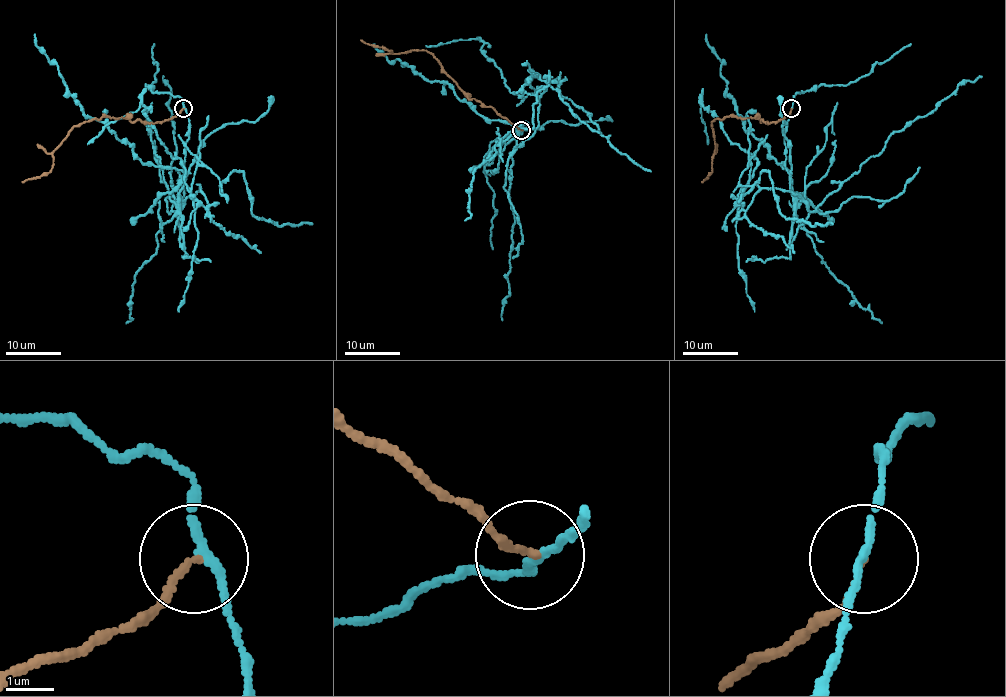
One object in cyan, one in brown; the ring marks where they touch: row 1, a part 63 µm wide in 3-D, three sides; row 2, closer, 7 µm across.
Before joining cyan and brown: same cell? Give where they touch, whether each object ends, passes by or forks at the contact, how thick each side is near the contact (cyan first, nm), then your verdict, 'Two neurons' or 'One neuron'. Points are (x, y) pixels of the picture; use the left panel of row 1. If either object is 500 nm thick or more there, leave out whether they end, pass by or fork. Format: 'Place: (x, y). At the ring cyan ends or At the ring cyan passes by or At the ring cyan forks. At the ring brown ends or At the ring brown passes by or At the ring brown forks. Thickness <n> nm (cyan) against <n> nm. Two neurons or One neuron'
Place: (183, 108). At the ring cyan passes by. At the ring brown ends. Thickness 150 nm (cyan) against 140 nm. Two neurons

